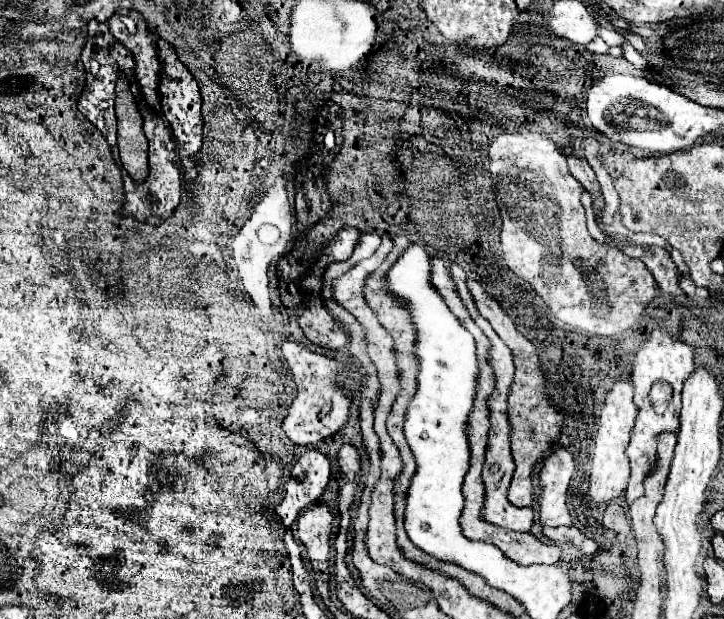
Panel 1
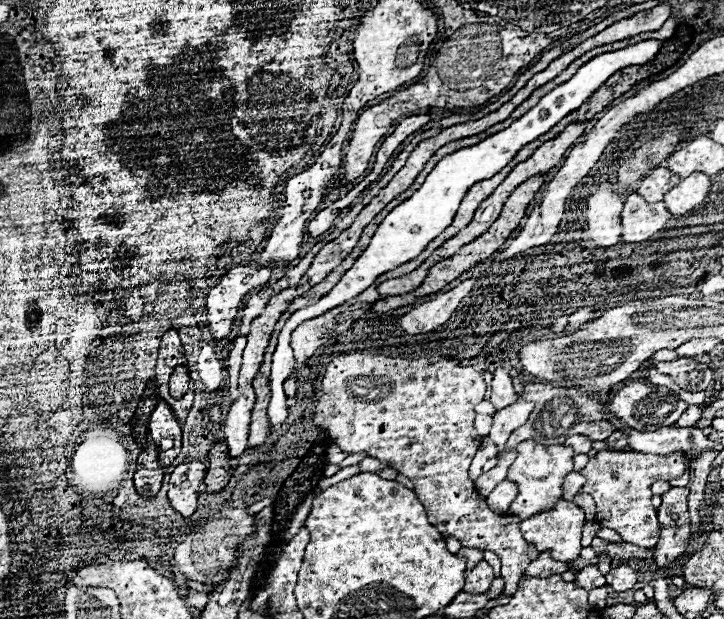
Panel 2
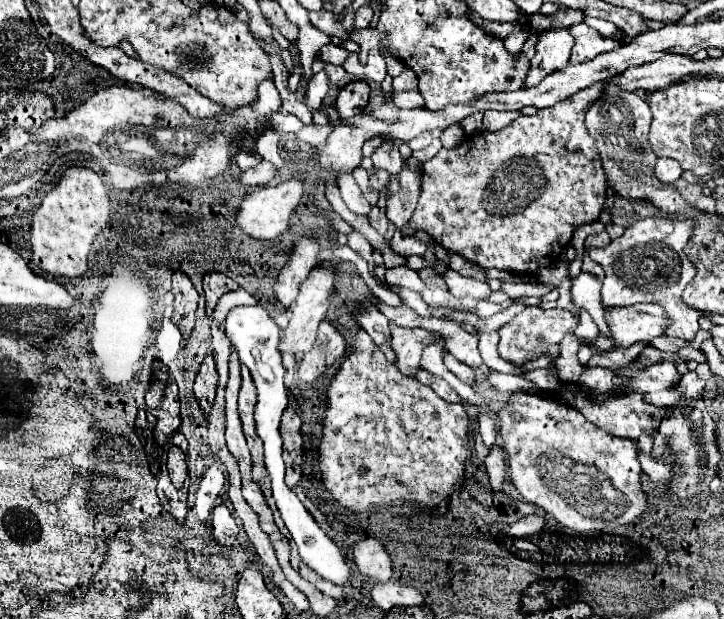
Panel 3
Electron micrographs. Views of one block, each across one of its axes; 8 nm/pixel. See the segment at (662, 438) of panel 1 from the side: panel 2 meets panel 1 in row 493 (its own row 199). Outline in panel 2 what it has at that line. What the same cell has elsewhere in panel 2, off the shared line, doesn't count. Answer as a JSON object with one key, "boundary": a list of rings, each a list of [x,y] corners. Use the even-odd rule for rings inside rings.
{"boundary":[[[658,166],[656,170],[652,170],[638,188],[638,194],[644,196],[644,200],[648,202],[662,202],[662,196],[674,188],[674,184],[680,184],[680,176],[676,176],[672,170]]]}

